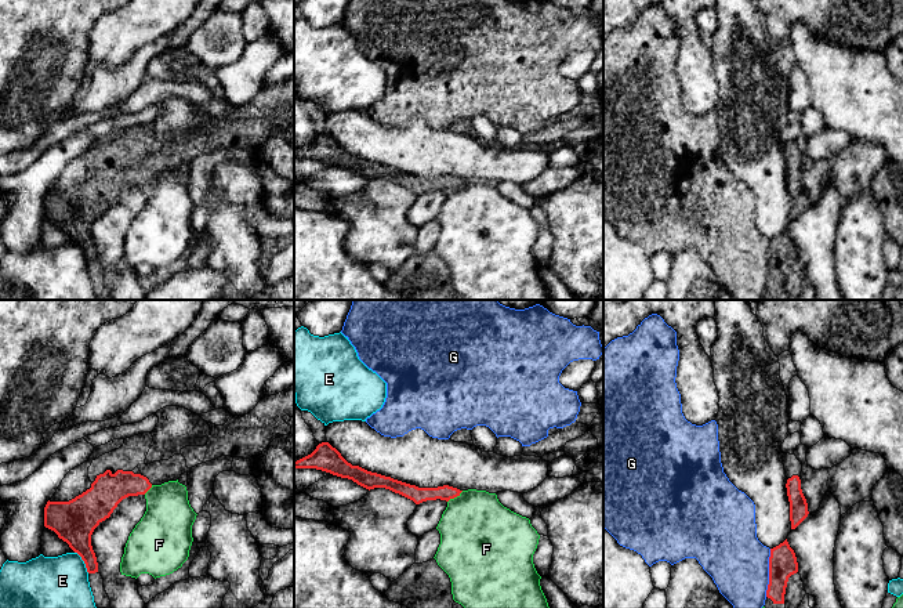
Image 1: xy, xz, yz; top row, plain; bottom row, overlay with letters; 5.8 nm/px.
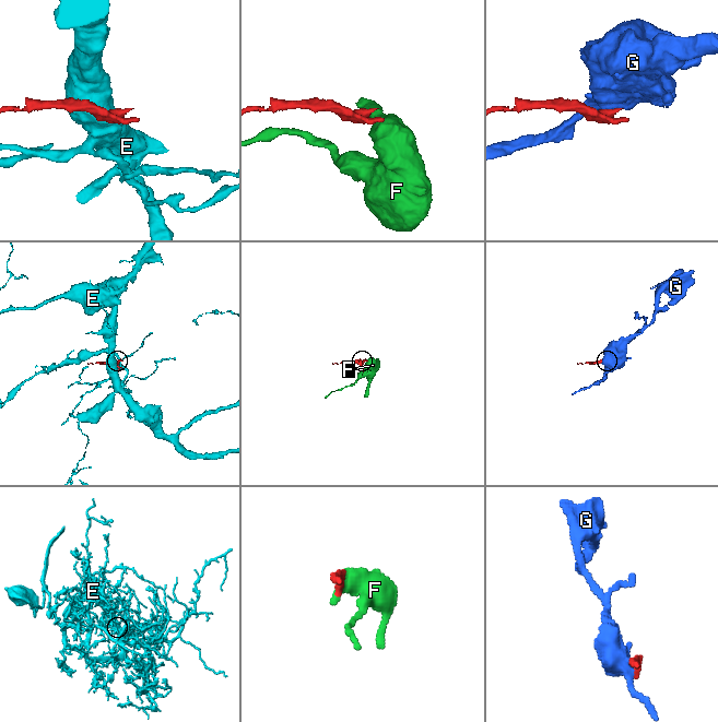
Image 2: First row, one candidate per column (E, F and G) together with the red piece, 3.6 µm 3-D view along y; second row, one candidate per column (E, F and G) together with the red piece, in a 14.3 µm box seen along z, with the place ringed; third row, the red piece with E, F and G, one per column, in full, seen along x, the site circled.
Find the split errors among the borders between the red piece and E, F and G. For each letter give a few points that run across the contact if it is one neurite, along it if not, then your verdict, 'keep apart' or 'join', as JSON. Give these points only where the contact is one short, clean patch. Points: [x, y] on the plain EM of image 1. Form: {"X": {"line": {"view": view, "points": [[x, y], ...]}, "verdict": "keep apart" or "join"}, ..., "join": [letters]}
{"E": {"verdict": "keep apart"}, "F": {"verdict": "keep apart"}, "G": {"line": {"view": "yz", "points": [[771, 239], [769, 274], [765, 286]]}, "verdict": "keep apart"}, "join": []}

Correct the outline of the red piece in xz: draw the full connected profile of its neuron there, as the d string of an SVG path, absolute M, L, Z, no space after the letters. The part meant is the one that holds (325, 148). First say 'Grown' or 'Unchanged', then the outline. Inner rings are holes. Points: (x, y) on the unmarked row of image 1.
Unchanged. M329 133L319 134L311 145L294 152L294 159L322 160L341 169L352 170L369 181L374 178L385 178L413 191L416 195L436 189L449 192L450 189L460 187L463 182L449 175L418 178L391 167L367 162L359 156L352 156Z

